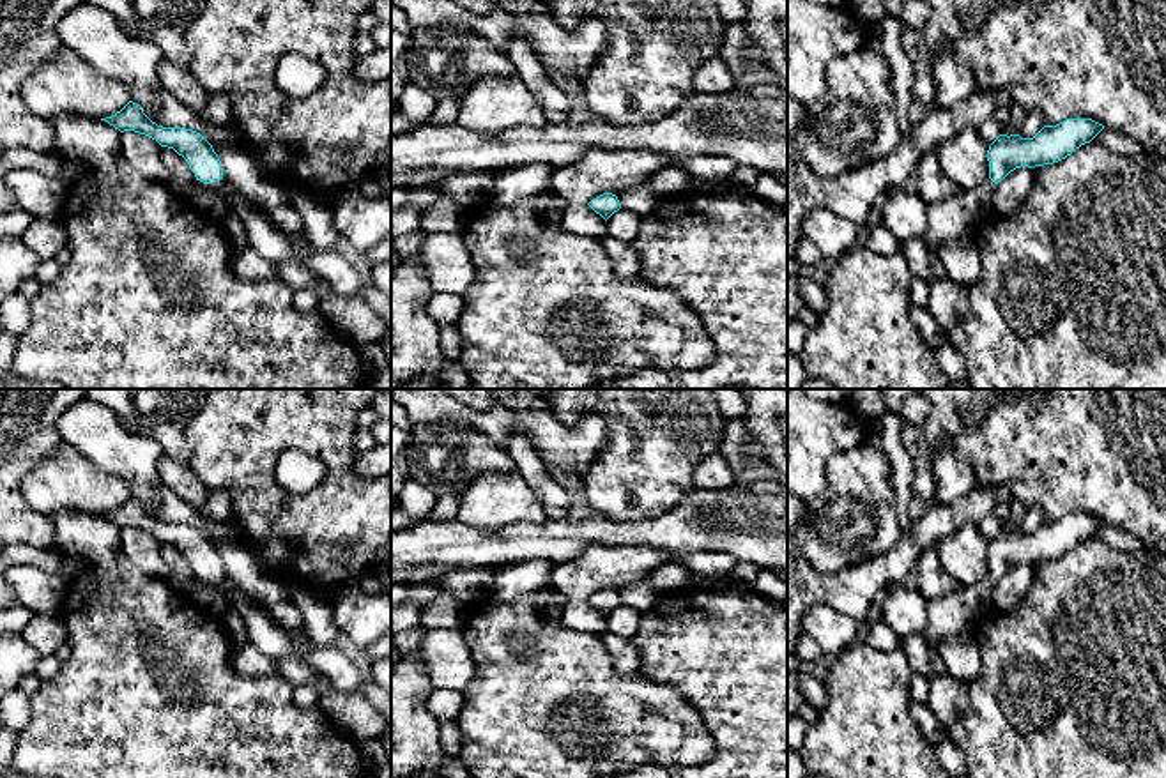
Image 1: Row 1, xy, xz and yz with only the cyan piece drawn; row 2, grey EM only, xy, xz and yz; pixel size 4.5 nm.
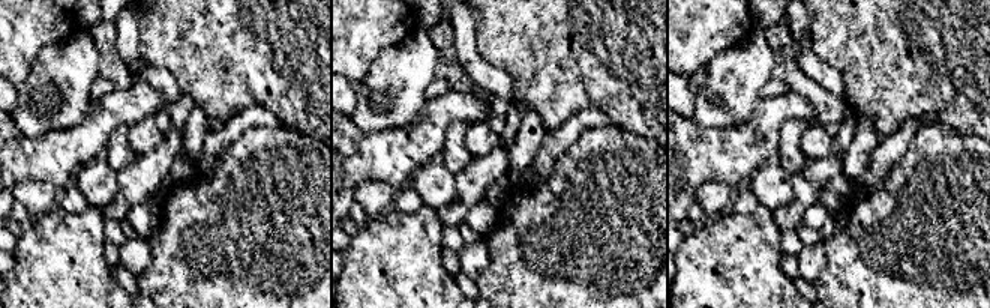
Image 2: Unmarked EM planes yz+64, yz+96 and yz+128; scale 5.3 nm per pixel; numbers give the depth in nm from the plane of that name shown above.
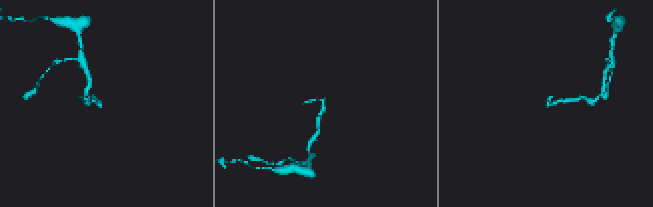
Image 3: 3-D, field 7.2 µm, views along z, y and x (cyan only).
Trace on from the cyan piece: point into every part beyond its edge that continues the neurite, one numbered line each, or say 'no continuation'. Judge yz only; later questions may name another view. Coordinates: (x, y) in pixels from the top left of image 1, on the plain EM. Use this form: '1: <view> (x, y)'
1: yz (958, 614)

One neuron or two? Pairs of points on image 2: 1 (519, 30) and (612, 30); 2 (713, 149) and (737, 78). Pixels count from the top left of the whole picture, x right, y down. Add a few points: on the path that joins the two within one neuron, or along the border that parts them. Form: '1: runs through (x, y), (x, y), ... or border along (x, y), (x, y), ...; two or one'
1: runs through (542, 30), (590, 30); one
2: border along (752, 111), (725, 128), (702, 128), (690, 119); two

